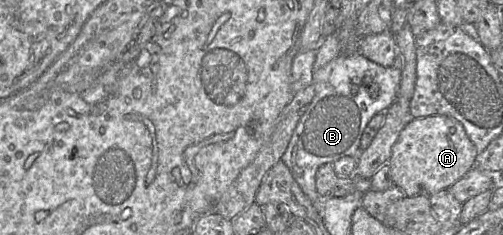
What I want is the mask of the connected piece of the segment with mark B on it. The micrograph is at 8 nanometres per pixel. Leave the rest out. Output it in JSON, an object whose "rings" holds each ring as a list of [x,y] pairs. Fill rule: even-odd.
{"rings":[[[337,31],[322,39],[316,49],[316,60],[313,66],[314,98],[297,123],[288,147],[281,157],[281,161],[290,169],[294,179],[304,194],[310,199],[314,207],[323,218],[323,197],[316,189],[317,169],[325,163],[333,163],[343,156],[359,158],[361,136],[372,117],[384,113],[397,98],[401,70],[394,67],[381,66],[356,52],[340,54],[340,44]]]}

